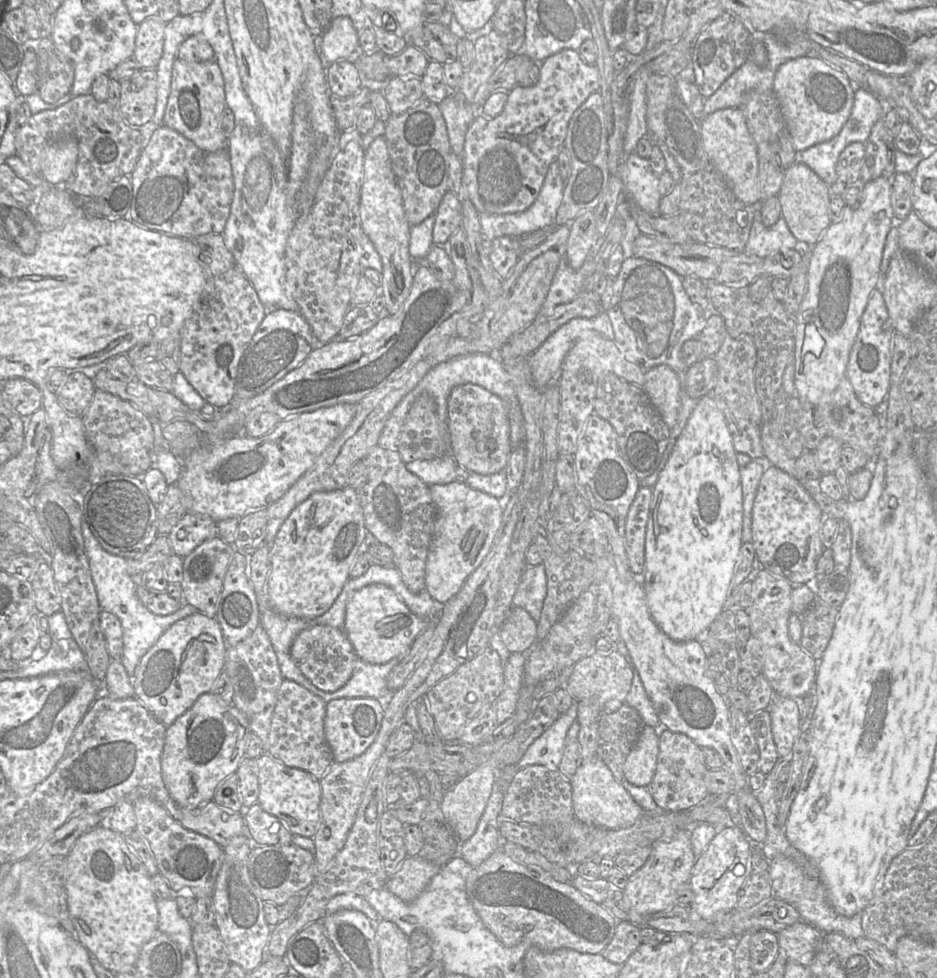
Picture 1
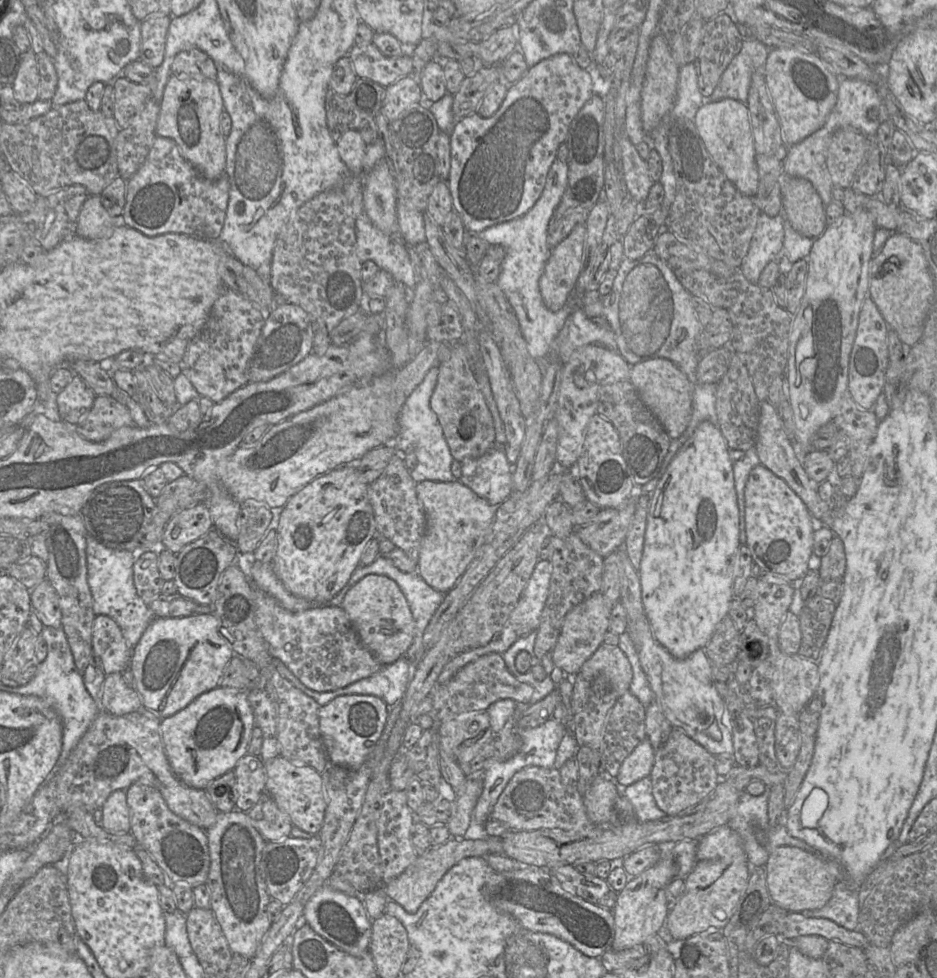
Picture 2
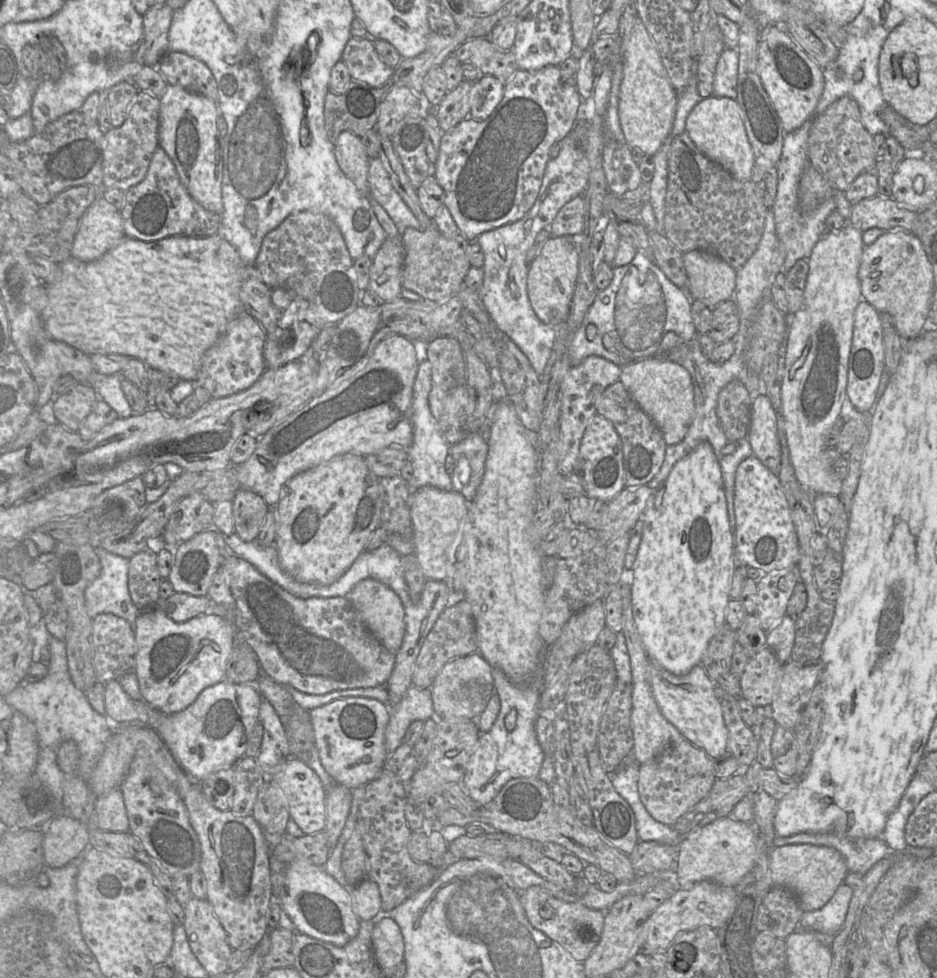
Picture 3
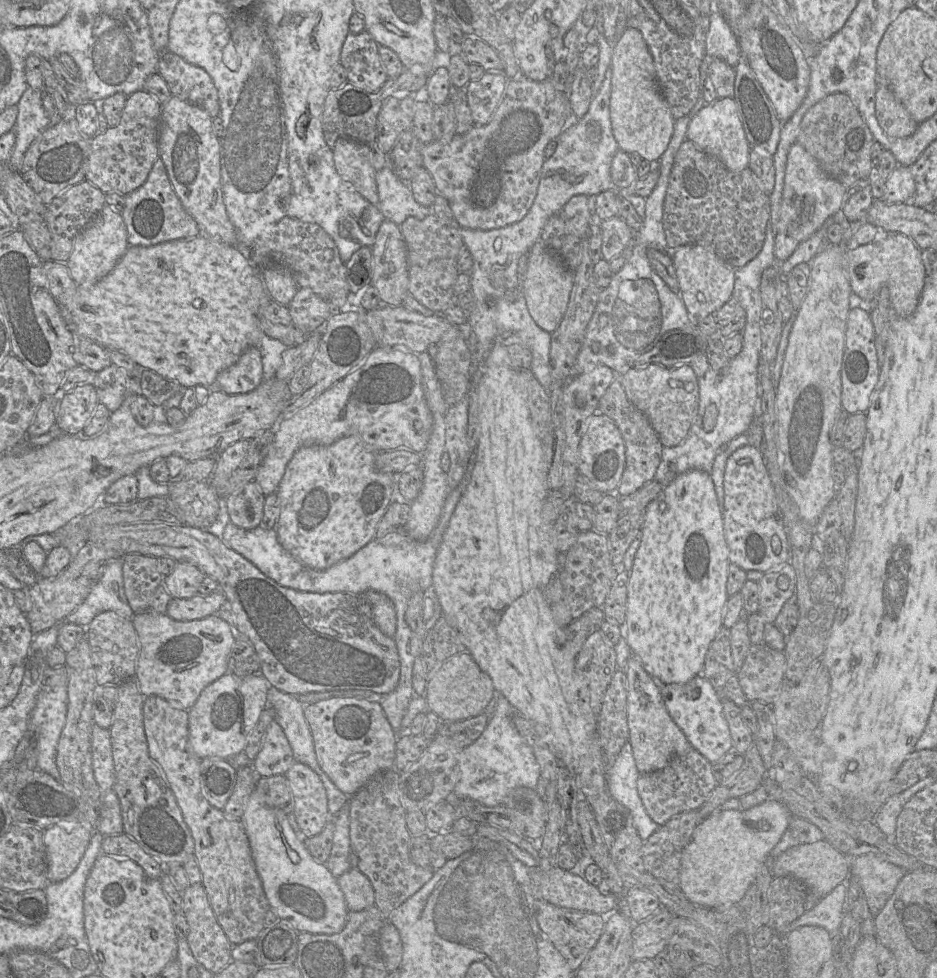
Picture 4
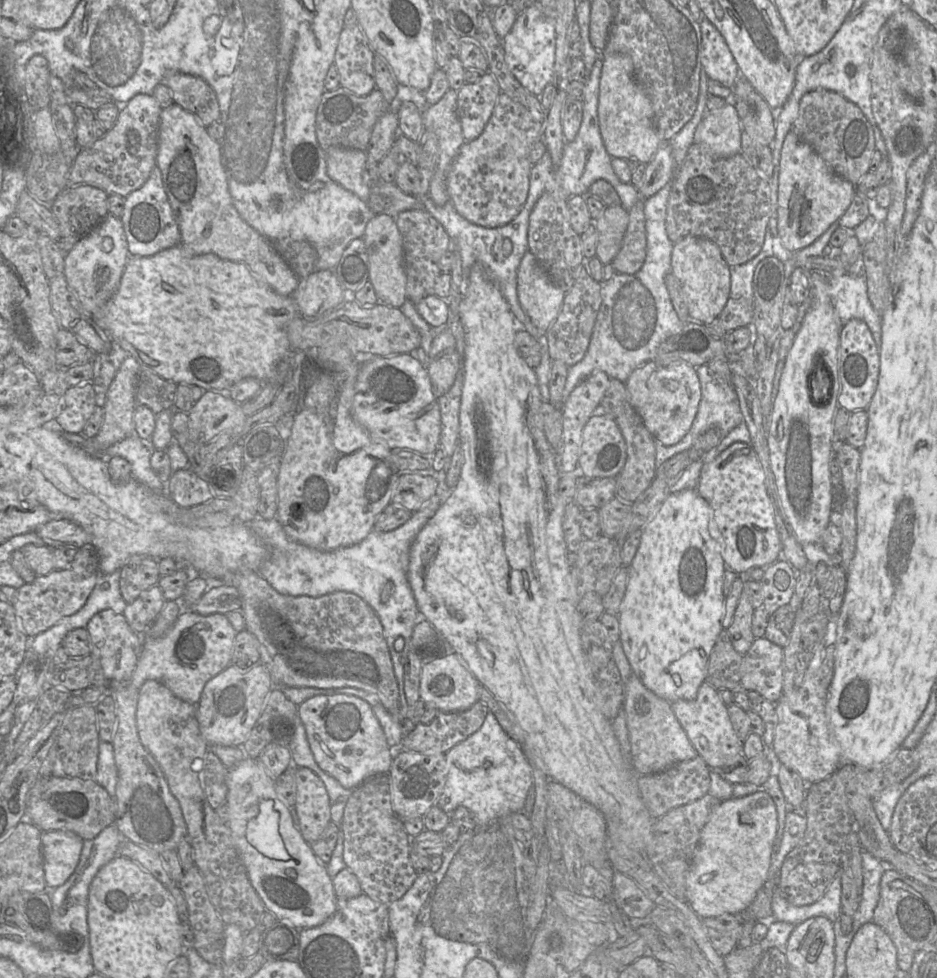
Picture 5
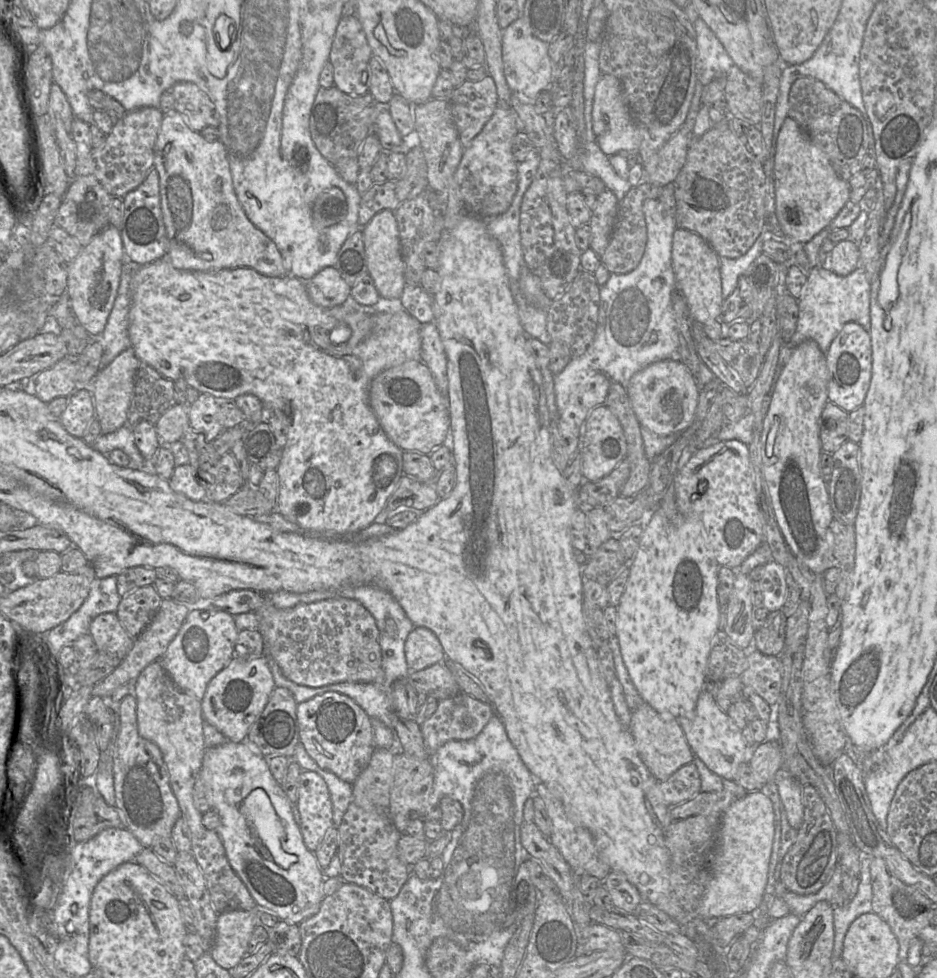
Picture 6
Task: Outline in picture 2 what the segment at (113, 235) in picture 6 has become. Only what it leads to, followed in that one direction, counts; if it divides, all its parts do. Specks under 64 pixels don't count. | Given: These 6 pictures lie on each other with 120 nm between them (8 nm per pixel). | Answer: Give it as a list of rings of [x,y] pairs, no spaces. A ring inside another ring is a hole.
[[[90,195],[83,203],[76,234],[88,240],[109,237],[117,219],[104,208],[100,195]]]

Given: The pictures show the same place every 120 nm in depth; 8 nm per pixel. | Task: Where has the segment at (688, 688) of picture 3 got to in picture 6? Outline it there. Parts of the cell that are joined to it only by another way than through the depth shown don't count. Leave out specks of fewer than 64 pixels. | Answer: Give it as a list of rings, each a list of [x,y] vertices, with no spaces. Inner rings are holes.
[[[704,688],[698,696],[694,710],[677,719],[694,755],[722,779],[734,780],[740,763],[748,761],[748,747],[745,744],[742,730],[737,728],[727,713],[718,707],[711,692]]]

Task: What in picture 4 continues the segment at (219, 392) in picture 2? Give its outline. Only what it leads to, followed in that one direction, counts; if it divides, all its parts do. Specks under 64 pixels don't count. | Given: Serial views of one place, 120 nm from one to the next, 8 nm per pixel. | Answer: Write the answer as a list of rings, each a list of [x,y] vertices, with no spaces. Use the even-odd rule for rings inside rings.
[[[252,346],[233,365],[218,374],[214,387],[227,394],[242,394],[254,390],[262,381],[261,351],[259,347]]]

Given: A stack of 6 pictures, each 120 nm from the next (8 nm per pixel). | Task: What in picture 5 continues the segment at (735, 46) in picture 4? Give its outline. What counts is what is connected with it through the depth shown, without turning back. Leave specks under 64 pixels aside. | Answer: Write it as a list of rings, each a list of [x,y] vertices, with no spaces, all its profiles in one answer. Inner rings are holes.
[[[705,17],[697,20],[701,30],[701,65],[709,79],[716,80],[732,91],[739,68],[717,28]]]

